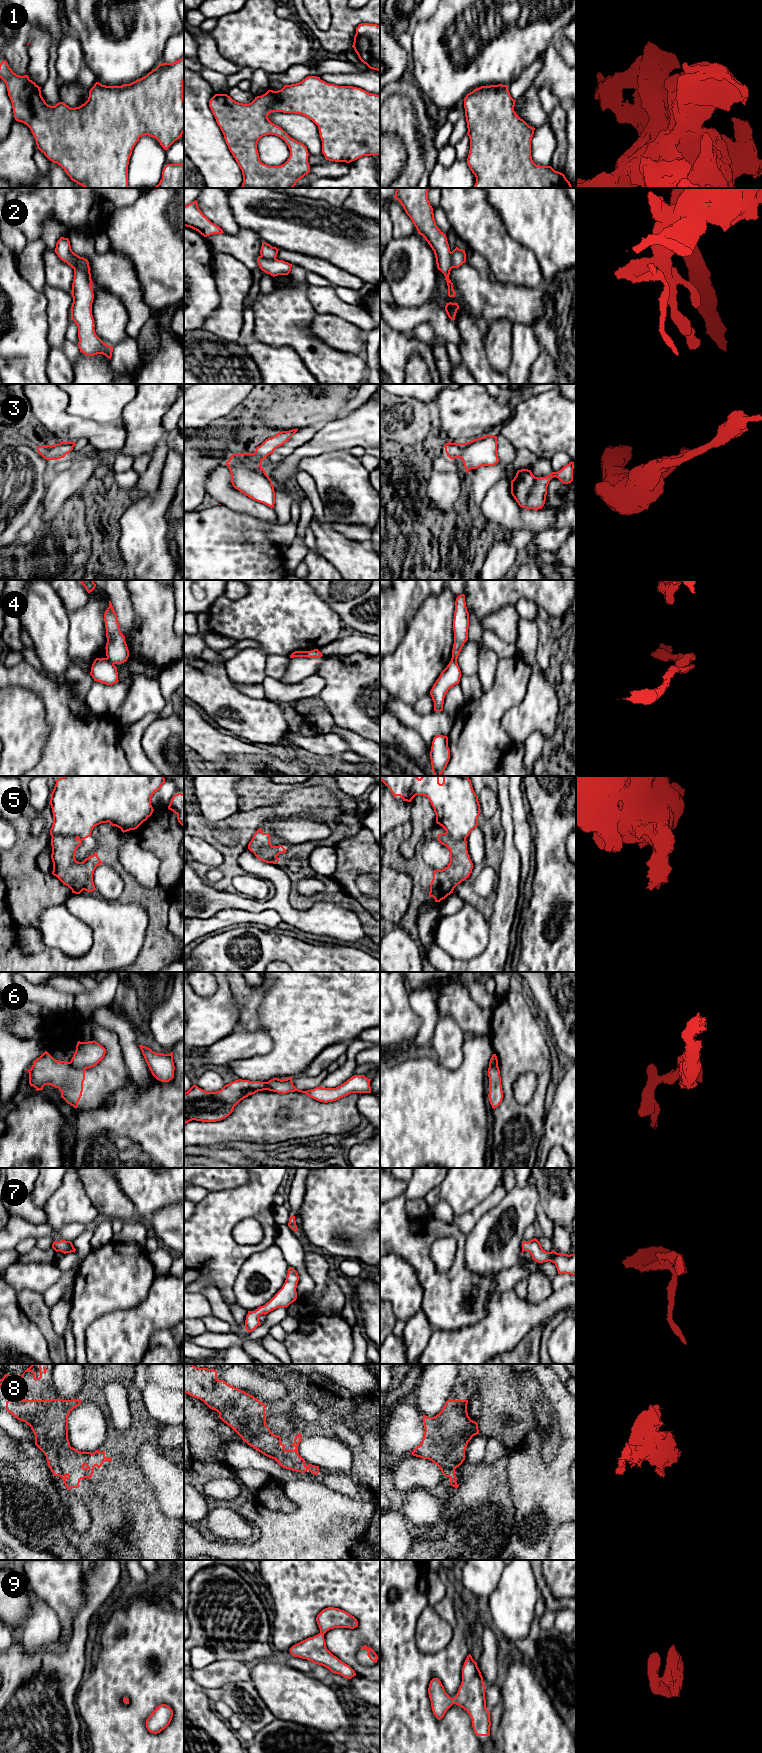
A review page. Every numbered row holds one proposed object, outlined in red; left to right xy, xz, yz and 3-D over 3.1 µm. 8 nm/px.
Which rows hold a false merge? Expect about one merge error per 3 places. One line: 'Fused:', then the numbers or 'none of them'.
Fused: 2, 4, 5, 6

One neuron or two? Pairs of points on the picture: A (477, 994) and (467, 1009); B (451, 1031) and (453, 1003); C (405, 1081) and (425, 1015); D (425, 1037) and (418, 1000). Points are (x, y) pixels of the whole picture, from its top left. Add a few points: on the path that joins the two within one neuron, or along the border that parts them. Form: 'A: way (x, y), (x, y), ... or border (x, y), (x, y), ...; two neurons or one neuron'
A: border (466, 984), (470, 997), (480, 1007), (489, 1012); two neurons
B: border (439, 1016), (449, 1015), (464, 1033); two neurons
C: border (423, 1051), (419, 1053); two neurons
D: way (426, 1028), (426, 1009); one neuron

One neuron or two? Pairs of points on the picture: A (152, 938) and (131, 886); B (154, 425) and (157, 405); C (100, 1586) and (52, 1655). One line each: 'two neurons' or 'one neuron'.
A: one neuron
B: one neuron
C: one neuron

